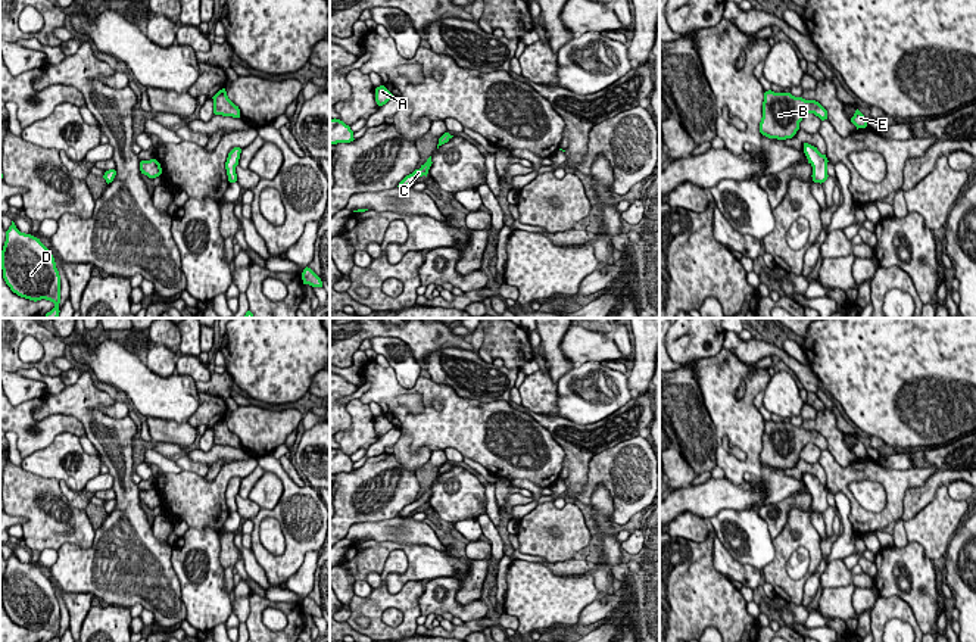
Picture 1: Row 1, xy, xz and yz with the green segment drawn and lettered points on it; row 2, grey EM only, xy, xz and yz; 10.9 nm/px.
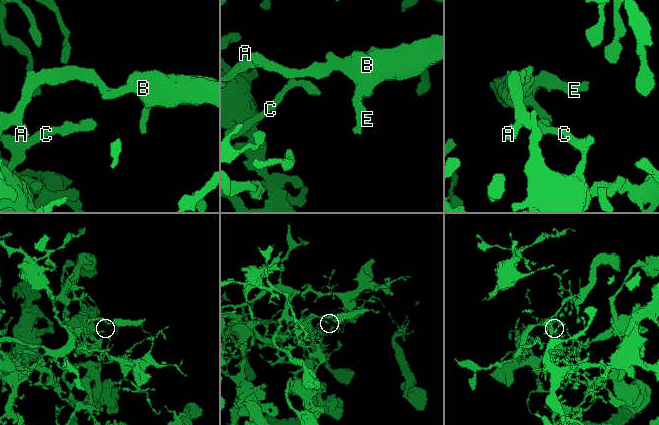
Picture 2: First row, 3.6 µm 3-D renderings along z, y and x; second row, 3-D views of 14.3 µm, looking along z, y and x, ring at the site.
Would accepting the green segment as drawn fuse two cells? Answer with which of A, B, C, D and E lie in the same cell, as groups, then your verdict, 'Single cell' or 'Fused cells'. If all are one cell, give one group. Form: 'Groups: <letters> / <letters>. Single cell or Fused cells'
Groups: A B C D E. Single cell

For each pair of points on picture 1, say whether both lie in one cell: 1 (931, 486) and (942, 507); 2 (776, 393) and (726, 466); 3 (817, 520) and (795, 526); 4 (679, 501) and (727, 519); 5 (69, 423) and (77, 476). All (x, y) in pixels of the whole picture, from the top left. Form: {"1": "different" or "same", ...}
{"1": "different", "2": "different", "3": "different", "4": "different", "5": "different"}

